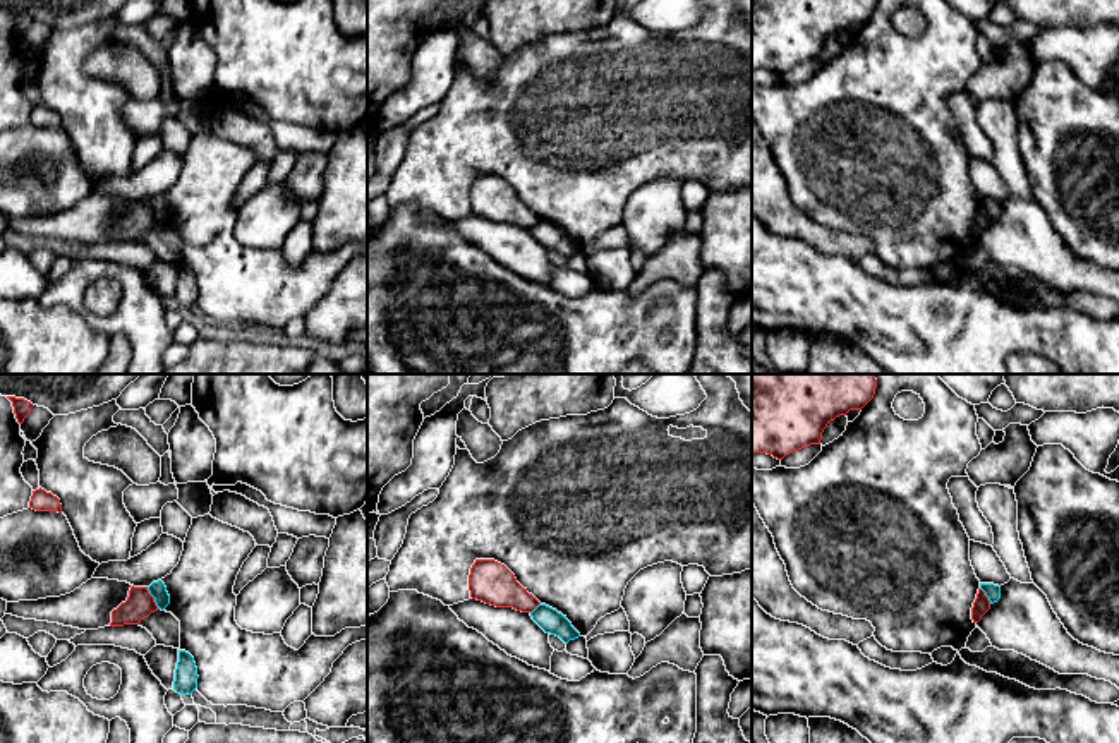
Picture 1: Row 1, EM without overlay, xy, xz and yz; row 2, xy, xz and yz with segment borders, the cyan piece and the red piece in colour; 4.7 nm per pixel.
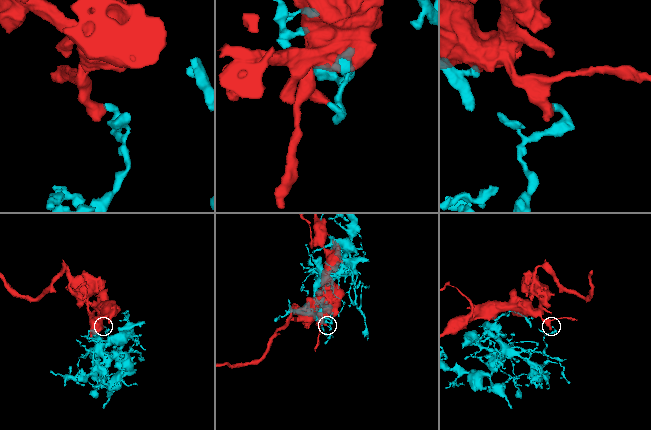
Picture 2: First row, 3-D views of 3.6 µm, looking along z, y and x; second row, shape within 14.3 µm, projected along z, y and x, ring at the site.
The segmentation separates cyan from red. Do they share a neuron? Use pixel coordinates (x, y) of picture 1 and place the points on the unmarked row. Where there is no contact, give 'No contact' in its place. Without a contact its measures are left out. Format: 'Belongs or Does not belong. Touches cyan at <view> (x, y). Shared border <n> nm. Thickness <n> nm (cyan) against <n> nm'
Does not belong. Touches cyan at xy (153, 211). Shared border 120 nm. Thickness 80 nm (cyan) against 140 nm

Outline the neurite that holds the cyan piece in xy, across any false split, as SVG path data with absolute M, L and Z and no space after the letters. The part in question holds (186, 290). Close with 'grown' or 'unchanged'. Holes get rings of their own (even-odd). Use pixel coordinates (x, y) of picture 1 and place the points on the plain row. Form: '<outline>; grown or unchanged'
M178 266L173 305L180 311L192 311L197 304L197 293L194 273L185 266Z; unchanged

